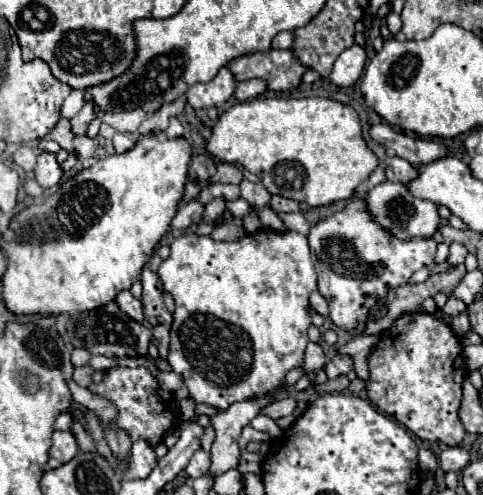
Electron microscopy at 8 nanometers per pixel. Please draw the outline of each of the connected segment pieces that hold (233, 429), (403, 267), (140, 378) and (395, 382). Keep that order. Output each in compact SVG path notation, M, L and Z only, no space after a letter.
M263 394L227 408L225 414L211 416L211 426L215 428L217 436L209 450L211 454L211 468L209 474L215 478L231 468L237 468L241 452L237 446L237 438L241 430L259 414L259 410L269 404L271 400Z
M355 194L353 202L331 218L311 226L309 248L317 270L317 290L329 304L329 318L335 326L355 332L367 322L375 300L387 296L391 288L407 284L407 280L433 262L435 240L401 242L383 230L365 210L365 198Z
M143 366L107 370L103 382L91 384L89 390L99 396L105 396L117 406L119 412L117 426L123 428L133 440L143 438L149 440L151 444L159 444L165 438L165 434L171 430L171 426L175 426L173 422L177 416L177 402L173 400L173 394L163 390L153 378L153 374Z
M403 314L377 342L375 350L369 356L369 382L367 382L367 396L369 400L383 412L391 414L399 420L407 430L411 430L421 440L441 442L447 446L457 446L465 438L467 430L459 420L459 406L461 406L461 384L467 376L465 356L461 344L451 330L451 326L443 324L433 314Z

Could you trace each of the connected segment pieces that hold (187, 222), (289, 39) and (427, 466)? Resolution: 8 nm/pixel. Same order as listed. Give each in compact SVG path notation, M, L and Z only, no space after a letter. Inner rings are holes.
M195 198L189 204L181 204L177 210L177 216L171 220L171 228L175 230L187 230L189 226L197 224L203 216L203 204Z
M279 32L277 36L275 36L275 40L273 40L273 48L291 48L291 44L293 44L293 40L295 40L295 34L293 32Z
M421 448L421 450L419 450L419 466L421 466L421 470L436 472L437 458L433 456L433 452L431 452L431 450L425 450L425 448Z

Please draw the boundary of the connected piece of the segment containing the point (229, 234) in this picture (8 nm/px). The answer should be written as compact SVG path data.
M221 224L221 226L217 226L217 228L211 232L211 238L213 238L213 240L231 242L231 240L243 238L245 234L247 234L247 232L245 232L241 226L235 226L235 224Z

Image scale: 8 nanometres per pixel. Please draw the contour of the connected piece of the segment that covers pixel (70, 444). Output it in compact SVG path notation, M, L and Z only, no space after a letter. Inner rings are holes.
M53 432L51 442L53 444L49 448L49 460L47 460L49 468L57 468L57 466L69 462L79 450L75 436L71 432Z

